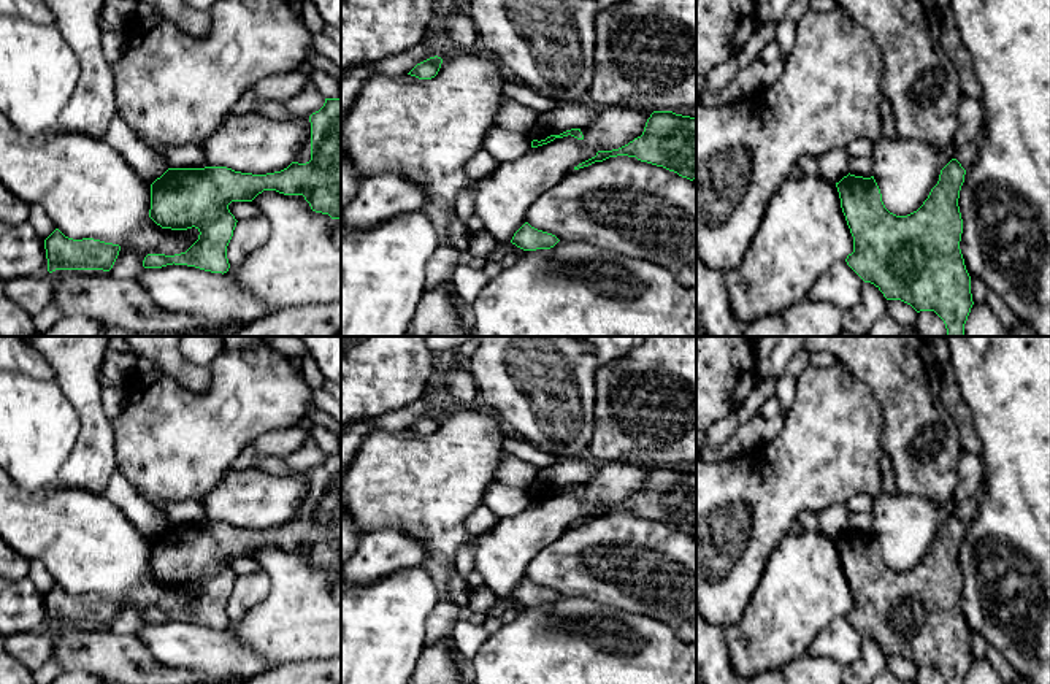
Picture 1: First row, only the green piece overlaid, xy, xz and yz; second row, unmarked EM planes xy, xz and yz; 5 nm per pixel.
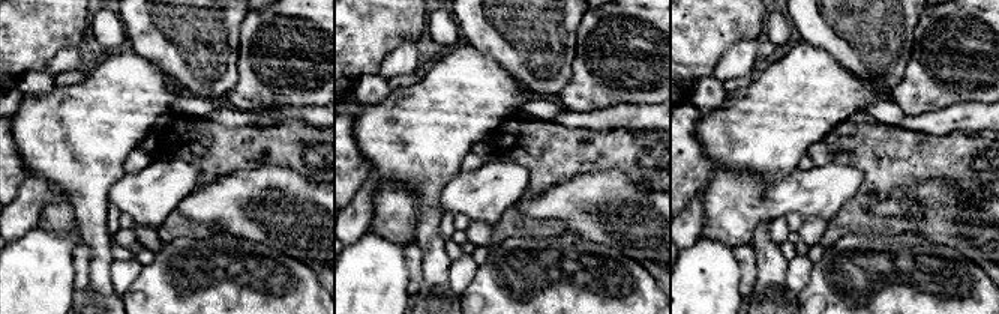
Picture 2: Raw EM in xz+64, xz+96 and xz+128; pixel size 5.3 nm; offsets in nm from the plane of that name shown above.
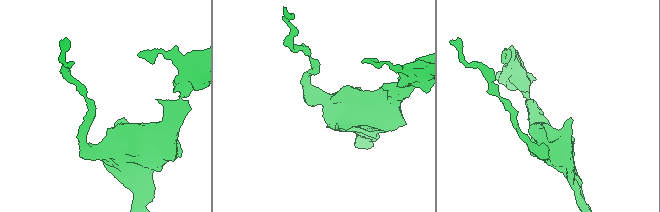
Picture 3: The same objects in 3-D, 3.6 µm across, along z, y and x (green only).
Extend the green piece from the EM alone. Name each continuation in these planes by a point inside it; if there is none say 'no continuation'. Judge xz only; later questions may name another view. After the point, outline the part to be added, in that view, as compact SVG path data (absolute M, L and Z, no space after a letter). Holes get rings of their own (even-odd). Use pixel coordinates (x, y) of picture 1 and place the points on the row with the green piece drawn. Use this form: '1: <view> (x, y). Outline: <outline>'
no continuation

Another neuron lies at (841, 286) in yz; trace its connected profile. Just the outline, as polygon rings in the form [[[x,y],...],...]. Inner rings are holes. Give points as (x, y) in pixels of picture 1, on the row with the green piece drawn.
[[[844,260],[822,275],[804,298],[831,302],[844,311],[860,302],[863,286],[864,281]]]

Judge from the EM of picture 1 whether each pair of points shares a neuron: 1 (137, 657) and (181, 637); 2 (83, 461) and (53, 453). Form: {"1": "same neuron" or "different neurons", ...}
{"1": "different neurons", "2": "different neurons"}

